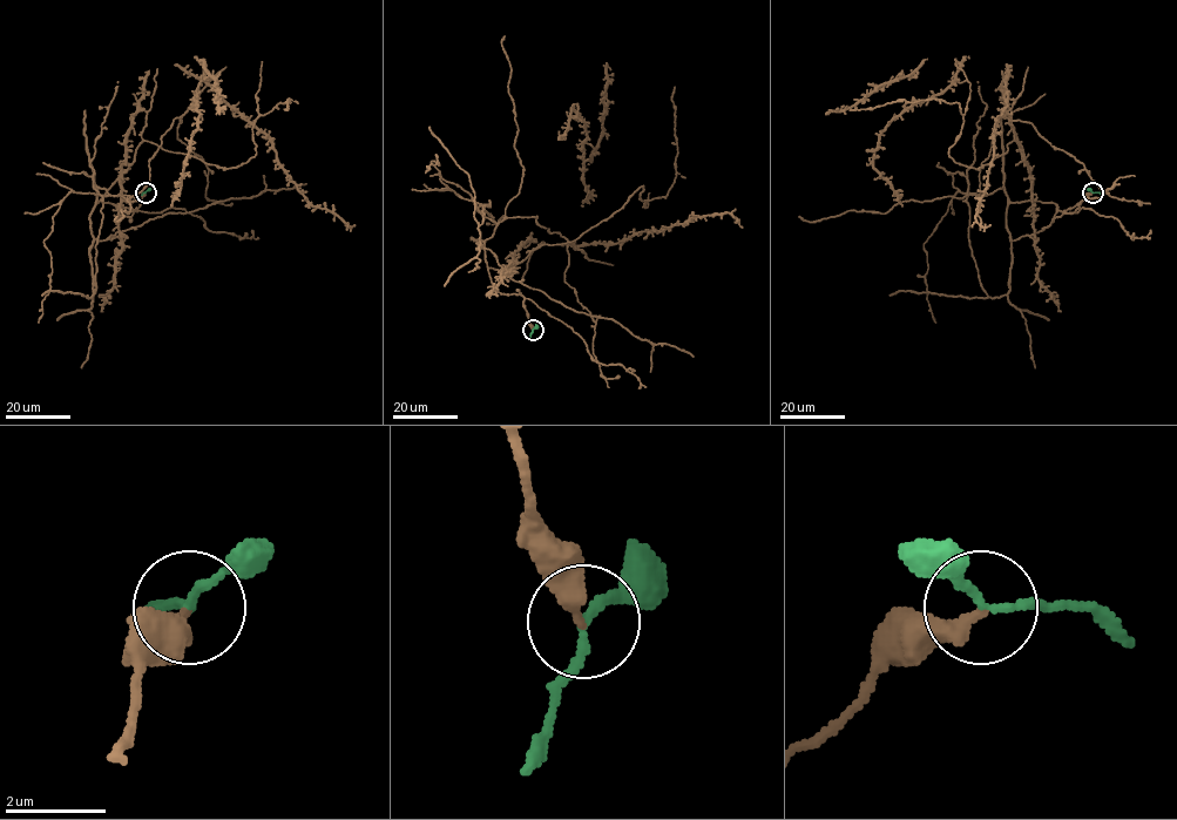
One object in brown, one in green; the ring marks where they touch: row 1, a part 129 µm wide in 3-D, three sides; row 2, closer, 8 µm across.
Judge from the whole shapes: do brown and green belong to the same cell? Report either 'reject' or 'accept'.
accept

